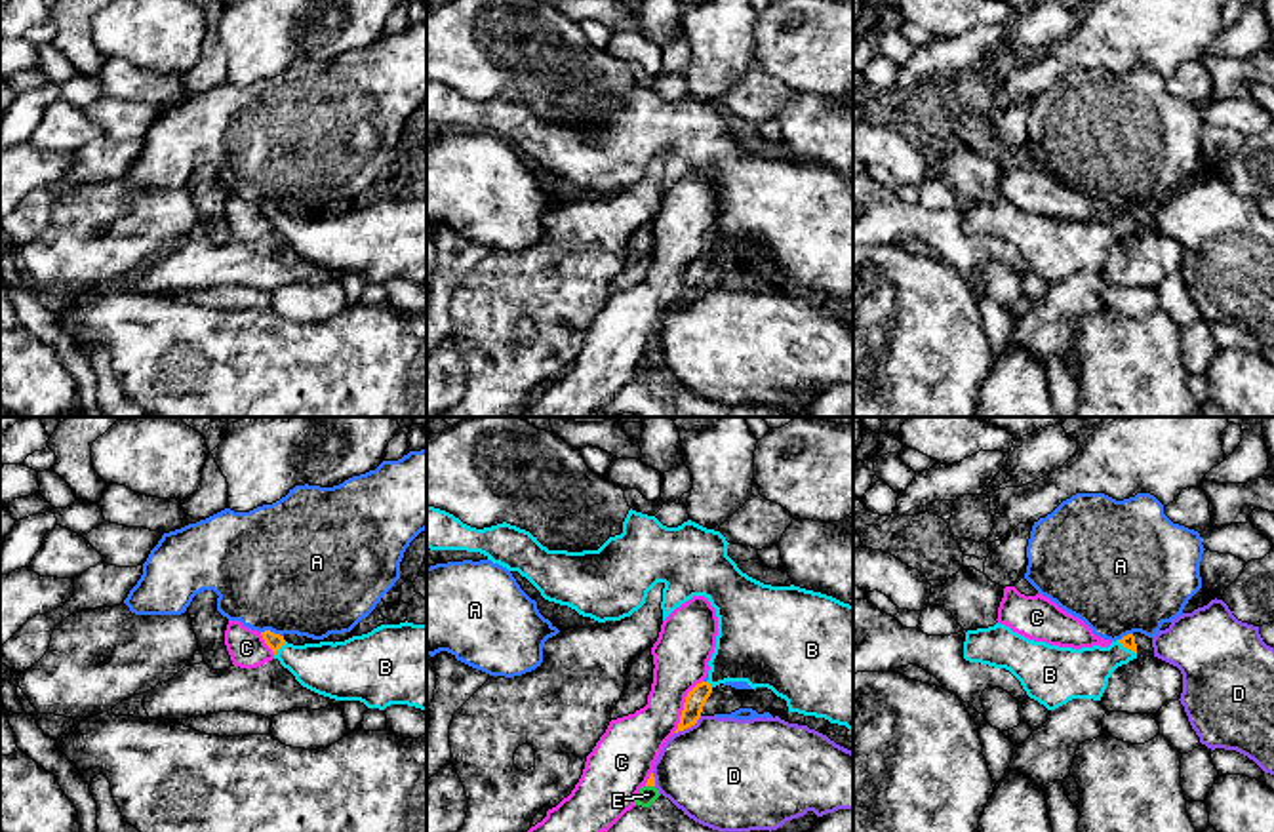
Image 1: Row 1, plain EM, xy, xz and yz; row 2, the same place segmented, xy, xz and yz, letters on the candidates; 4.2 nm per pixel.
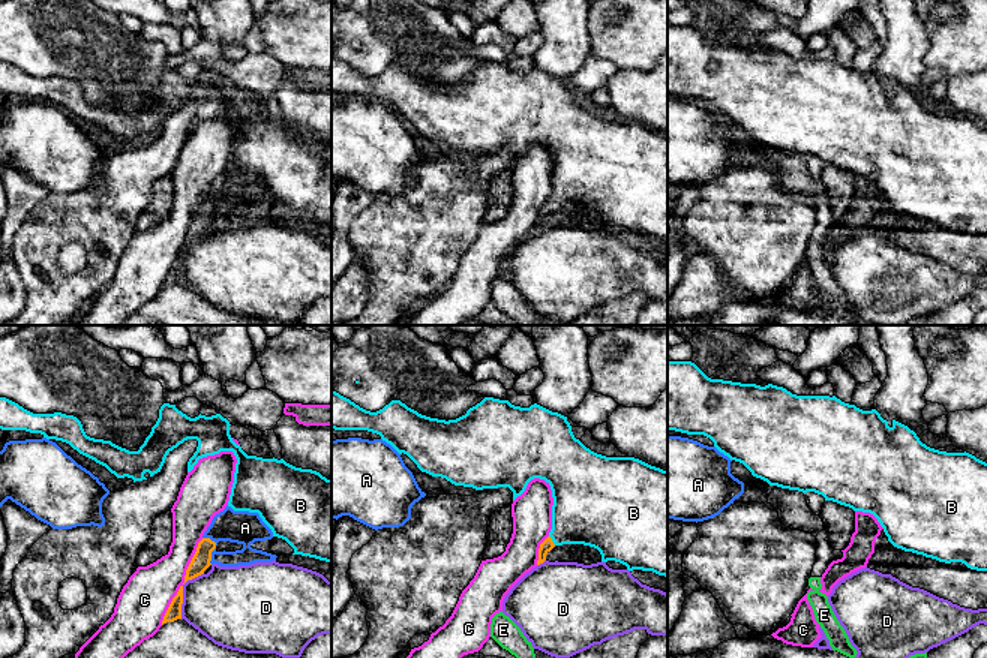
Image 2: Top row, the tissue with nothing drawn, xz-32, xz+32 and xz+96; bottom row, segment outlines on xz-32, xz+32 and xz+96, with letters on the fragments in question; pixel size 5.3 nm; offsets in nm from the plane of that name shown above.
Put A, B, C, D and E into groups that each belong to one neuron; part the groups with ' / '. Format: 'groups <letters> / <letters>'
groups A / B / C / D / E

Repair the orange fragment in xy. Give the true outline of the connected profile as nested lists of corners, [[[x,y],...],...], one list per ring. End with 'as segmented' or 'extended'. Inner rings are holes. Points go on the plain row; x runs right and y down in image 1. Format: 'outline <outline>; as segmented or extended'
outline [[[381,198],[335,217],[293,219],[270,204],[261,209],[274,232],[318,268],[379,284],[390,278],[427,284],[427,198]]]; extended

